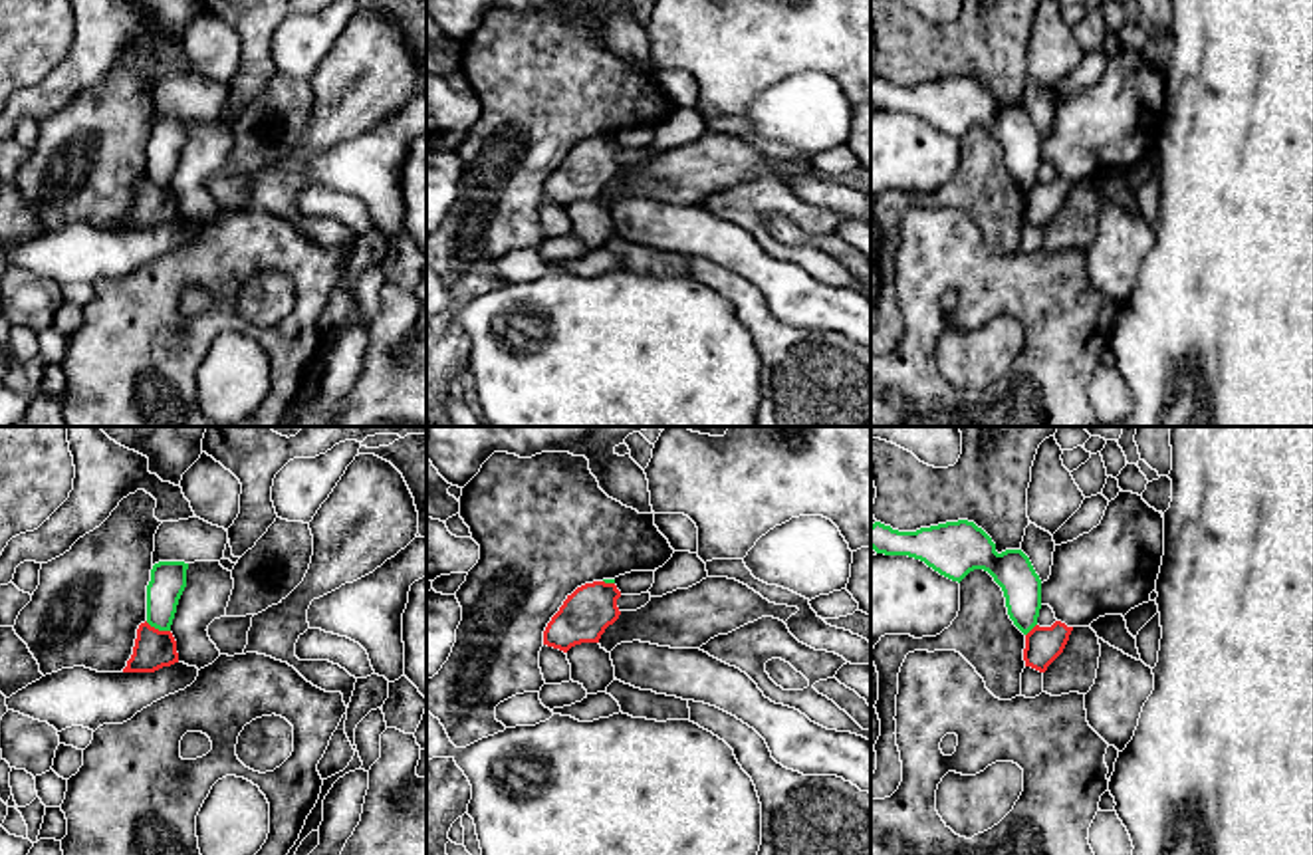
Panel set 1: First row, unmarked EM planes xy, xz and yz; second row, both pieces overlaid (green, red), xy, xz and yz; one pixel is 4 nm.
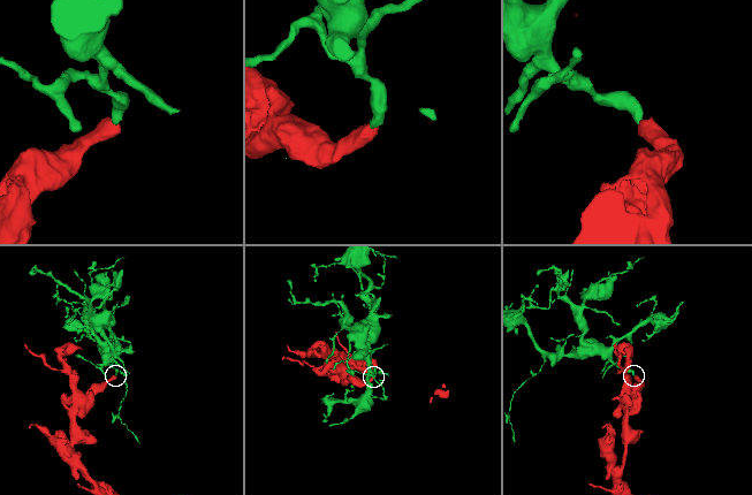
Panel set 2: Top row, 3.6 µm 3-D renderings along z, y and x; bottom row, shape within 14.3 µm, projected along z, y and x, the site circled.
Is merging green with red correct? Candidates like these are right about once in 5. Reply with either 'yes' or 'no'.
no

